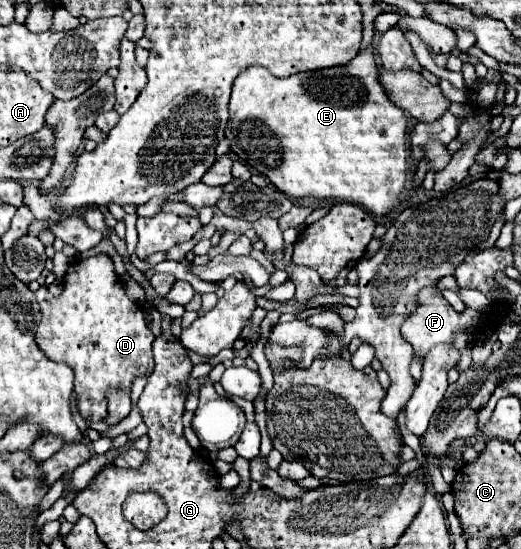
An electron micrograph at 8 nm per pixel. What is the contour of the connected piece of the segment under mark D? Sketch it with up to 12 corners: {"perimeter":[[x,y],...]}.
{"perimeter":[[106,253],[42,285],[36,345],[74,373],[78,411],[154,369],[140,305]]}

